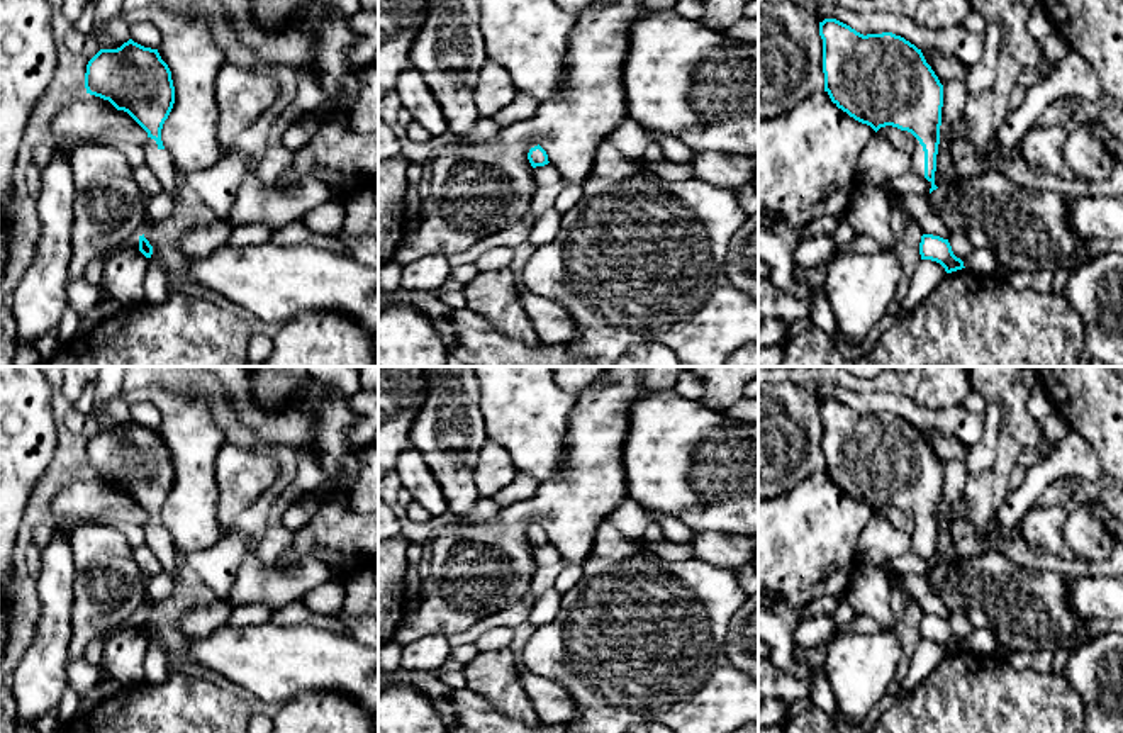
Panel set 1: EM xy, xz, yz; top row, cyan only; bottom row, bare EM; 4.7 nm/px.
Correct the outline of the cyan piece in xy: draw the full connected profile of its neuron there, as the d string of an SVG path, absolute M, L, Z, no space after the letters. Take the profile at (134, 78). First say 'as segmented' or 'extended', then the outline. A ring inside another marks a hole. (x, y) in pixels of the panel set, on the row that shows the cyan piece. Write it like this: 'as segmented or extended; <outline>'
extended; M132 39L117 49L100 49L87 64L85 88L127 112L148 132L144 165L156 175L161 190L176 200L178 170L161 141L163 124L175 104L175 87L158 49Z

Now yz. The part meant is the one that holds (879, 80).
extended; M836 19L819 22L819 36L831 102L875 132L886 126L911 132L911 171L936 190L943 85L921 49L892 32L863 36Z

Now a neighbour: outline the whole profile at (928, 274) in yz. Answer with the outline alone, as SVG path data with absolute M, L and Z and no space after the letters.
M919 260L914 270L914 285L899 302L897 314L906 319L928 295L928 292L947 275L945 268L931 260Z

